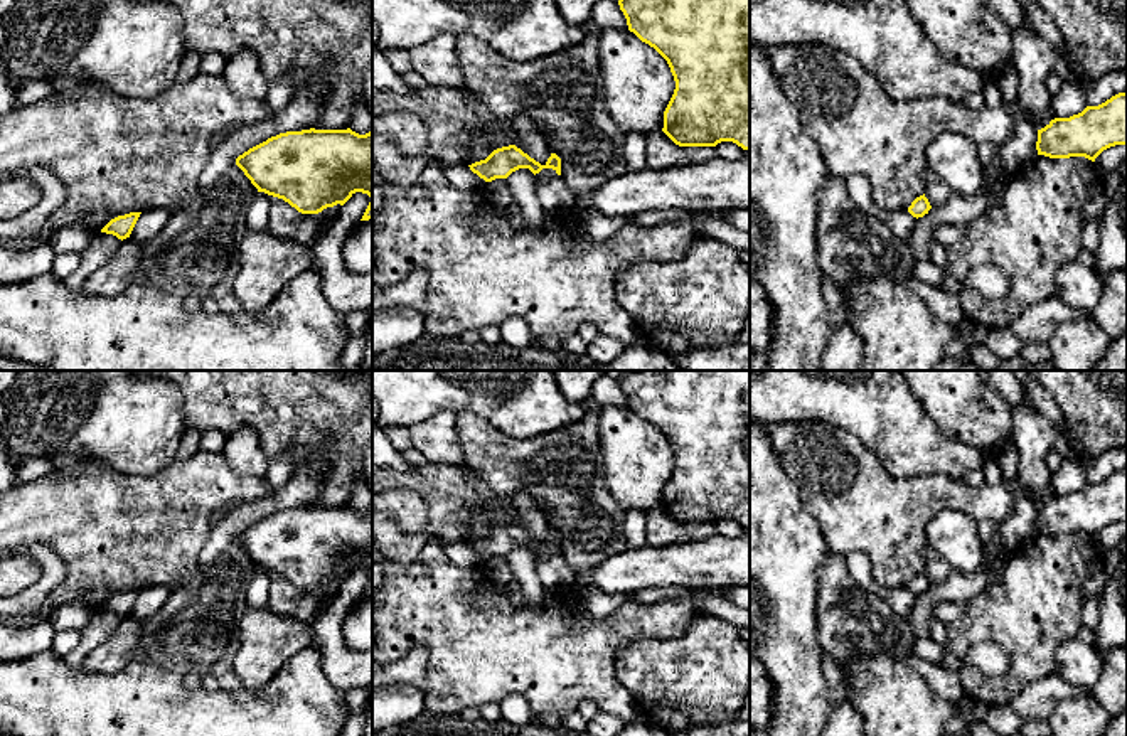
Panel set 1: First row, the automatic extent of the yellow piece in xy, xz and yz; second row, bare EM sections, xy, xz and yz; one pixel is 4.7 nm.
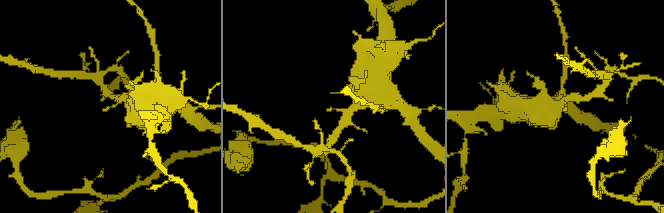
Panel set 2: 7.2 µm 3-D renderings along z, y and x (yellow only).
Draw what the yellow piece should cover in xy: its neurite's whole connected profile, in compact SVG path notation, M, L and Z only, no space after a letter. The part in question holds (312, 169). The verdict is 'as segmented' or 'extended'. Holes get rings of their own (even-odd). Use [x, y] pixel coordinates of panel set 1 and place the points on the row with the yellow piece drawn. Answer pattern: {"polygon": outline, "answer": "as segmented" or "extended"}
{"polygon": "M302 130L286 131L268 138L236 158L236 165L244 172L258 192L283 199L302 214L318 214L337 204L344 205L355 192L367 194L371 202L361 221L372 219L372 130L359 135L347 130Z", "answer": "as segmented"}

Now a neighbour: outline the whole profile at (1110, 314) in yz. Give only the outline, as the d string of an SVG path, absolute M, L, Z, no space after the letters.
M1127 269L1108 275L1102 285L1102 300L1092 317L1114 340L1127 332Z

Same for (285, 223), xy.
M273 197L268 231L278 239L286 239L293 243L302 243L303 246L312 246L318 236L327 229L327 226L337 217L340 204L327 207L318 214L302 214L291 207L283 199Z

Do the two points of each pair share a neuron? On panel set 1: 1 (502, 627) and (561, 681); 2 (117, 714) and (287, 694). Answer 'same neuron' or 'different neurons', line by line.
1: same neuron
2: same neuron

